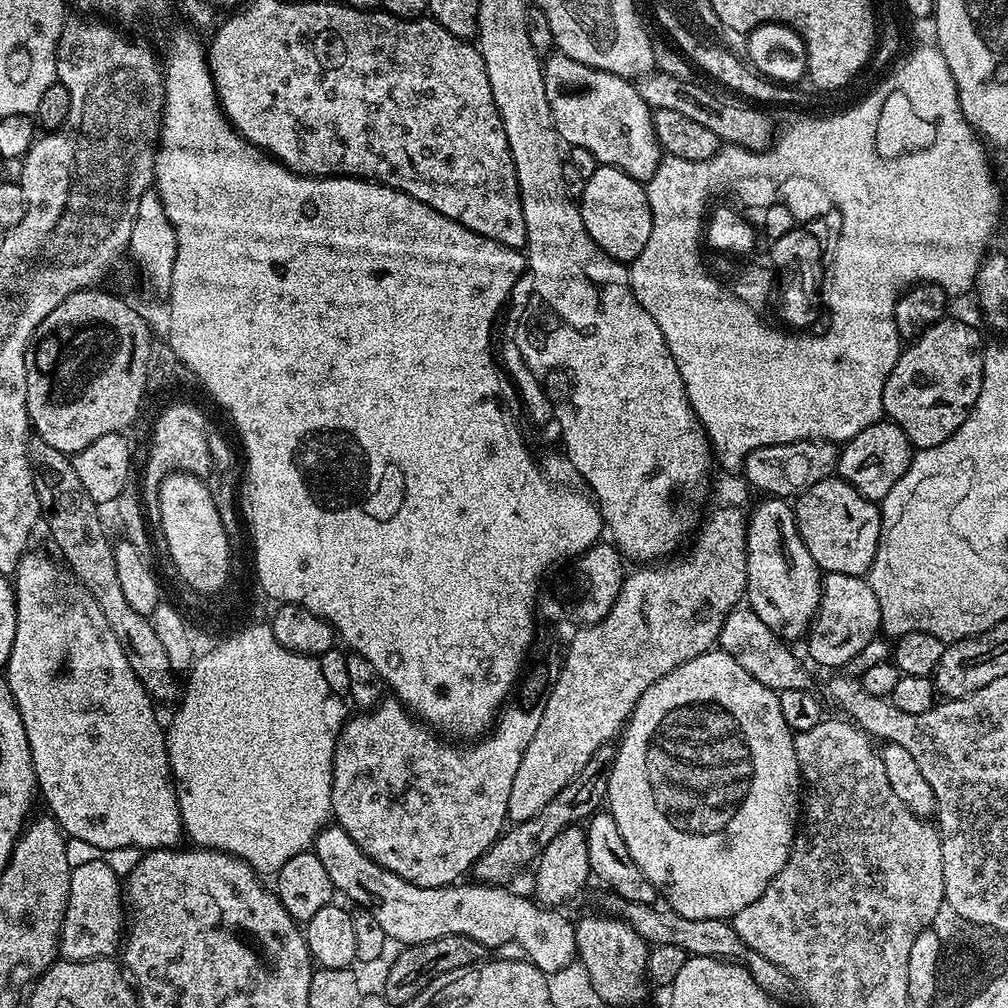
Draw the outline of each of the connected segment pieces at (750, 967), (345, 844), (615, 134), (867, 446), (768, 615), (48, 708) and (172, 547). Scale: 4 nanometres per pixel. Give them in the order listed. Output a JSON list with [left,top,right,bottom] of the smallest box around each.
[[603,894,794,998],[312,824,575,976],[542,52,662,182],[835,418,914,502],[746,498,822,642],[6,551,185,852],[160,470,231,586]]

